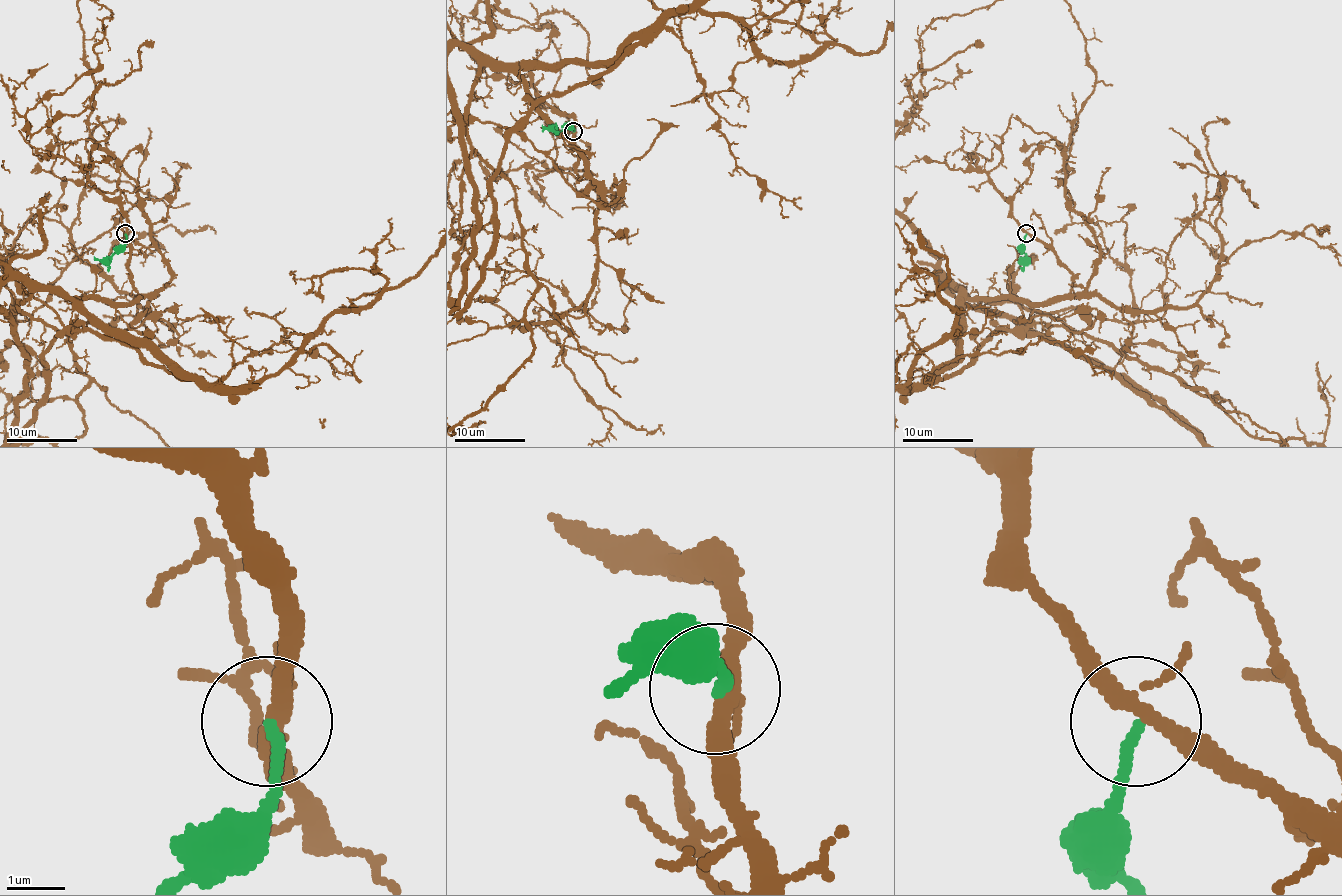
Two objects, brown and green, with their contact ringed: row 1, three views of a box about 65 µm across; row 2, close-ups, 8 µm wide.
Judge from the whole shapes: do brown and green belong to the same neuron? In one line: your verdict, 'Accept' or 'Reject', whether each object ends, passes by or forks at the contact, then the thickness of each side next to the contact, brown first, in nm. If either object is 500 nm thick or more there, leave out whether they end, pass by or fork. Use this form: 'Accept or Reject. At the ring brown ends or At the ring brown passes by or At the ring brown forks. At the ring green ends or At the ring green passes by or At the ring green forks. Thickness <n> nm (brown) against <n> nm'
Reject. At the ring brown forks. At the ring green ends. Thickness 240 nm (brown) against 190 nm

